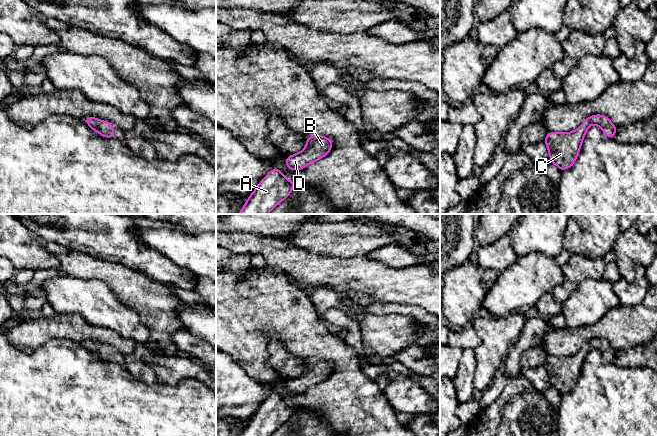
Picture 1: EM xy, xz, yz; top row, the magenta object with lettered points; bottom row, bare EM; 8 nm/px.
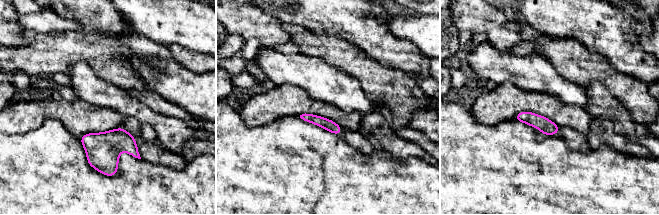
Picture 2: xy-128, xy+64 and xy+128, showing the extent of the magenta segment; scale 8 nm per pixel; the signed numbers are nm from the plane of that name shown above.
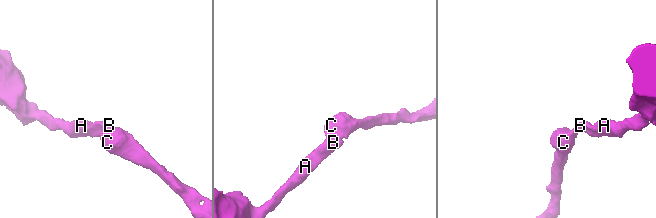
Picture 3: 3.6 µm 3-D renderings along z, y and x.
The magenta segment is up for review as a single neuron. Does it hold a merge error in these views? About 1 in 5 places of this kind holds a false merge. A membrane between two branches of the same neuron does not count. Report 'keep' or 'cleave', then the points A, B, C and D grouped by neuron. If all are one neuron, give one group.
keep; A B C D

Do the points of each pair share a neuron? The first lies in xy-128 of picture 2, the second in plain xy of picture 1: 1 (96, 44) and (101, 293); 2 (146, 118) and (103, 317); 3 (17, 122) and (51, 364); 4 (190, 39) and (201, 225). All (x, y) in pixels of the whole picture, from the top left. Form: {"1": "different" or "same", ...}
{"1": "different", "2": "same", "3": "different", "4": "different"}

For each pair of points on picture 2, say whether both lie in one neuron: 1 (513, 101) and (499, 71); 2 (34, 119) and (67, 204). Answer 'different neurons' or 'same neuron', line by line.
1: different neurons
2: different neurons

